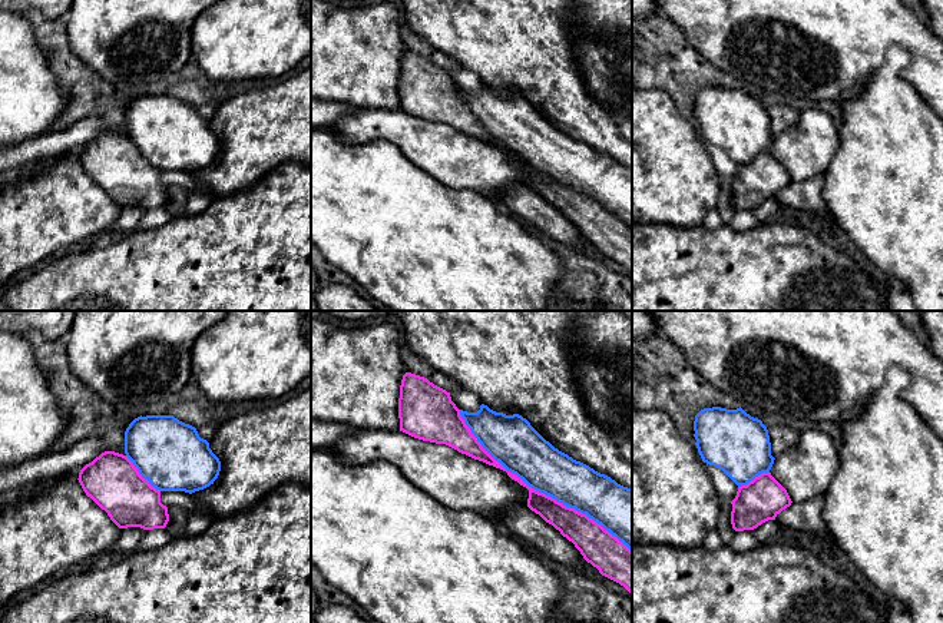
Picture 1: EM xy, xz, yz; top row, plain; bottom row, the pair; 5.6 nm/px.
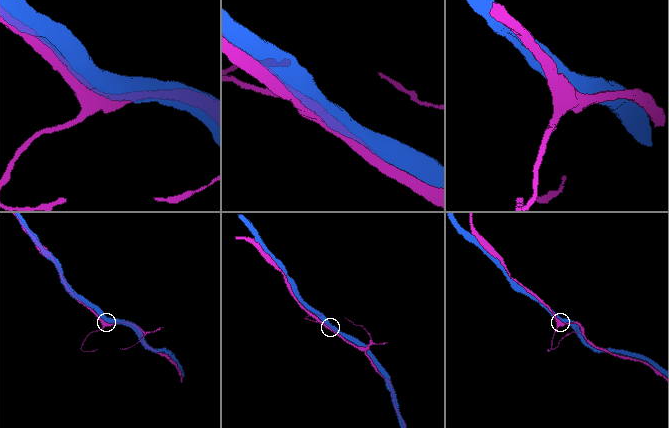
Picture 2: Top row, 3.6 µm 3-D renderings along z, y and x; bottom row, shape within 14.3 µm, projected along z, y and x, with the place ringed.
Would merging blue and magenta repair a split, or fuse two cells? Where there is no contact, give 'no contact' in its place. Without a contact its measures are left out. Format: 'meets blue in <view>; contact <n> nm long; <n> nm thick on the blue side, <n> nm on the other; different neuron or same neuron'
meets blue in xz; contact 1250 nm long; 280 nm thick on the blue side, 160 nm on the other; same neuron

